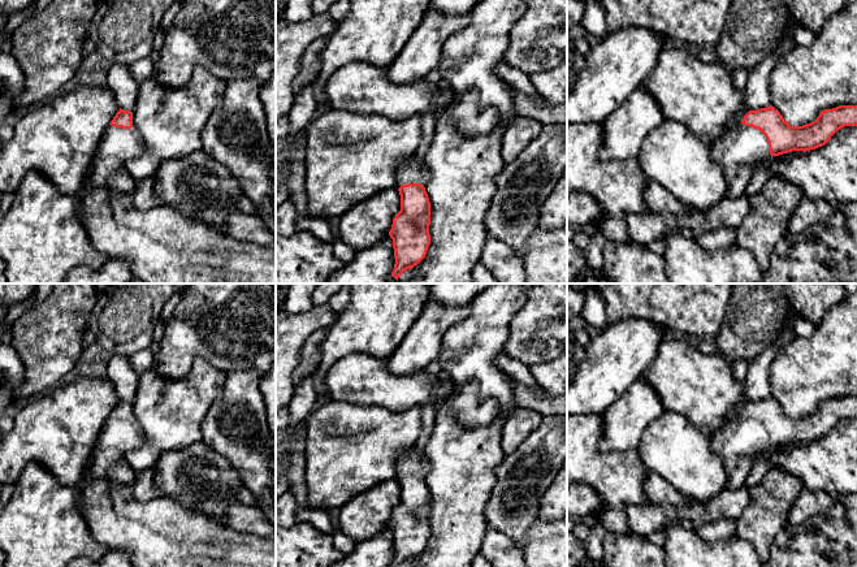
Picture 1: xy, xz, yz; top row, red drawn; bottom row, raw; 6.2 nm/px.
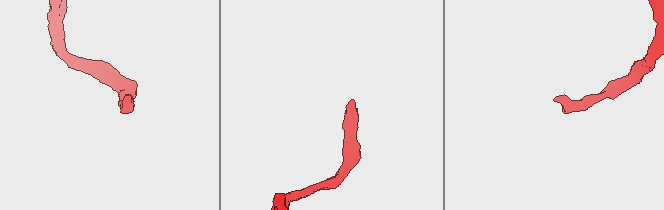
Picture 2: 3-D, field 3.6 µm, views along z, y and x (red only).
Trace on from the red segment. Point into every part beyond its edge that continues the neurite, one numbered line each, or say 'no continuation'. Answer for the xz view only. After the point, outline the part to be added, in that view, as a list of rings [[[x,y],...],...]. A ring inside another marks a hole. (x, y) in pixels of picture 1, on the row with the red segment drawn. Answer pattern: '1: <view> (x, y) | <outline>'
1: xz (412, 171) | [[[415,155],[399,164],[397,170],[397,189],[408,183],[425,185],[430,179],[429,168],[424,161],[420,161]]]

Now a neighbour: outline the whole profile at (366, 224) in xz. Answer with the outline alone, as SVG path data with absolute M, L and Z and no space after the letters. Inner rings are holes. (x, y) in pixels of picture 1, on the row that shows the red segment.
M398 189L384 190L339 217L339 238L355 251L372 247L389 235L393 218L399 211Z

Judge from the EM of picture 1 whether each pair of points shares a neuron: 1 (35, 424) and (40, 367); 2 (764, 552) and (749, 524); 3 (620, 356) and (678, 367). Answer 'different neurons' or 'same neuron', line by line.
1: different neurons
2: same neuron
3: different neurons

